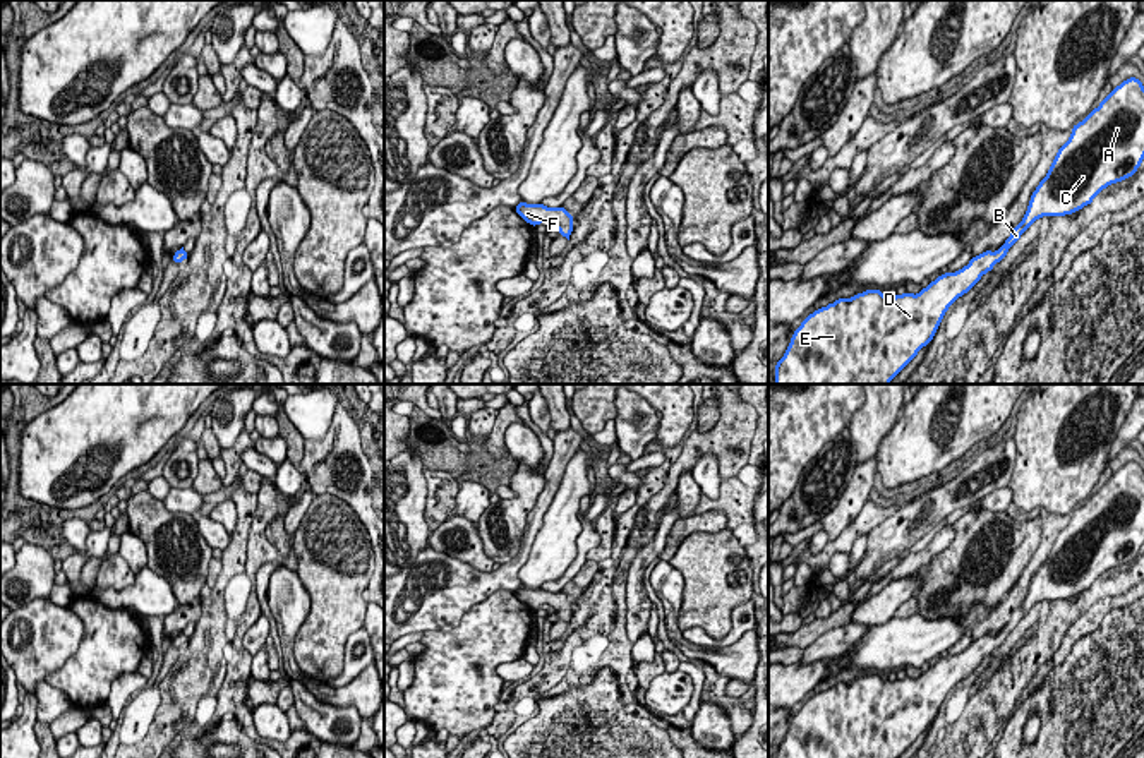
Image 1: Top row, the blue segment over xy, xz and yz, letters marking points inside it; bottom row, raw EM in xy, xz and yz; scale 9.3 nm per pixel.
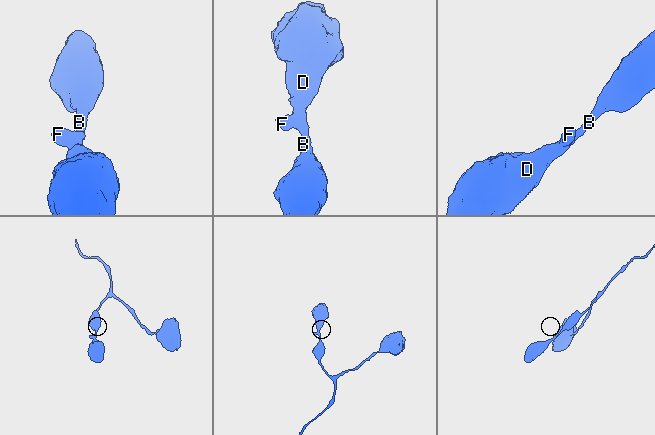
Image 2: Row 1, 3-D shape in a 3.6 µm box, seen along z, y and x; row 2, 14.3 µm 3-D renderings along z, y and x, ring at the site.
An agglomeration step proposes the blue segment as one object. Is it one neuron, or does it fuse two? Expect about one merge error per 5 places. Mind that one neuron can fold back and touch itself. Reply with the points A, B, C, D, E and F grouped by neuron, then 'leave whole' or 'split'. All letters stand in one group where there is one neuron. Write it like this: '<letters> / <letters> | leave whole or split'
A B C D E F | leave whole

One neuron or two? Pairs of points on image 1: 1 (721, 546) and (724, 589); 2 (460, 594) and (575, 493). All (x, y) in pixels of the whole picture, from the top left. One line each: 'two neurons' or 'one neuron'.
1: one neuron
2: two neurons

